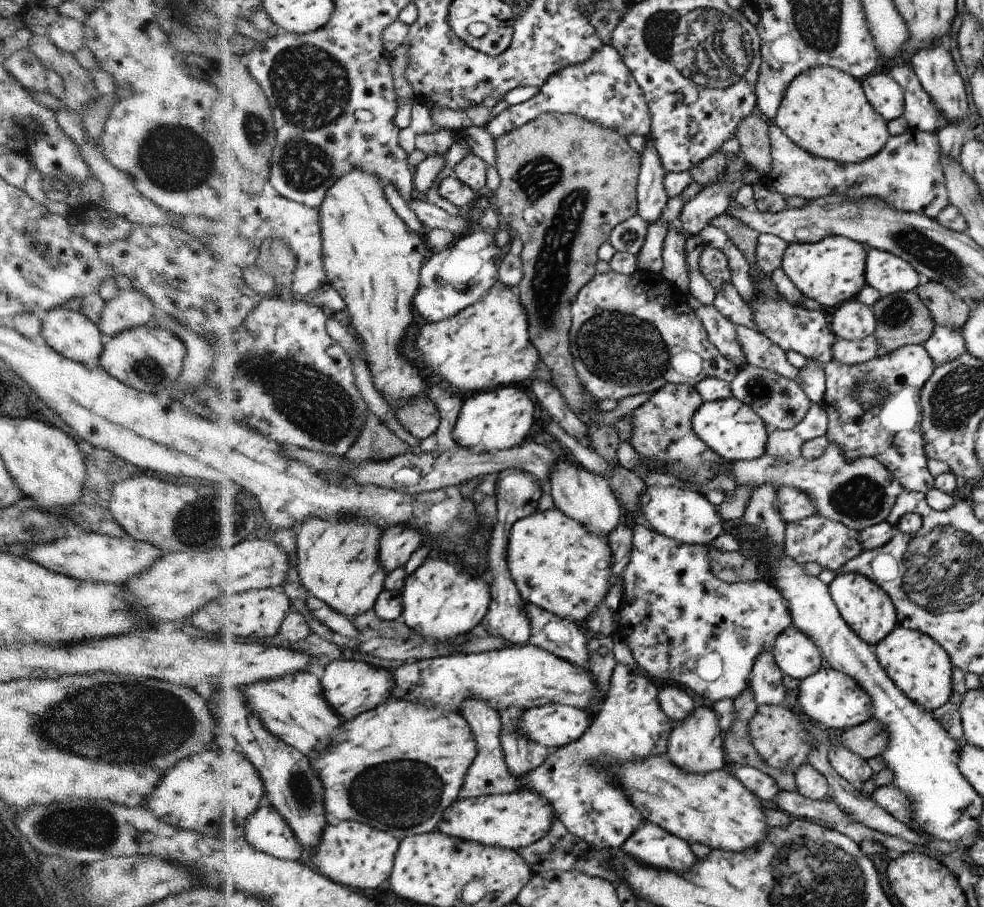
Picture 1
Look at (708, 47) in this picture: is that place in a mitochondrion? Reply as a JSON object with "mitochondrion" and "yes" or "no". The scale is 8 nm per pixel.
{"mitochondrion":"yes"}

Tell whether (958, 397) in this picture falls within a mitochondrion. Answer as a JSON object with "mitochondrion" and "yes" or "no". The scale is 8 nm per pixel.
{"mitochondrion":"yes"}

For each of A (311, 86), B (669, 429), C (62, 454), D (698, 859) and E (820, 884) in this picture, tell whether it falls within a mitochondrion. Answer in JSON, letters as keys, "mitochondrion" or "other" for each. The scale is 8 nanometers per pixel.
{"A":"mitochondrion","B":"other","C":"other","D":"other","E":"mitochondrion"}

